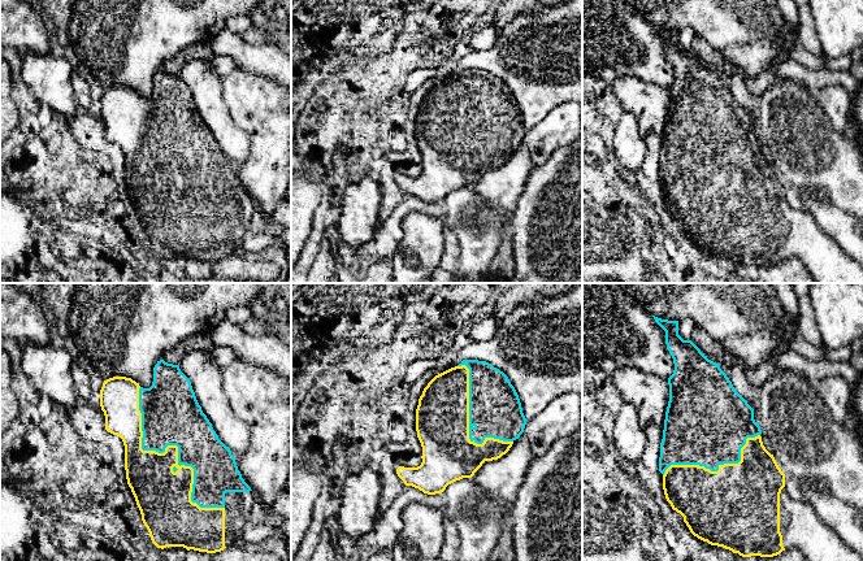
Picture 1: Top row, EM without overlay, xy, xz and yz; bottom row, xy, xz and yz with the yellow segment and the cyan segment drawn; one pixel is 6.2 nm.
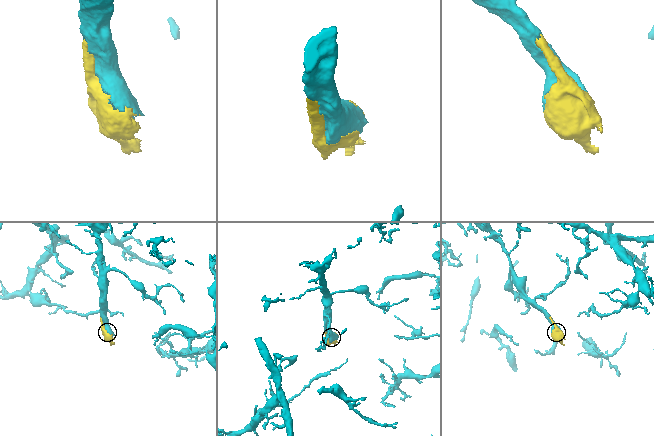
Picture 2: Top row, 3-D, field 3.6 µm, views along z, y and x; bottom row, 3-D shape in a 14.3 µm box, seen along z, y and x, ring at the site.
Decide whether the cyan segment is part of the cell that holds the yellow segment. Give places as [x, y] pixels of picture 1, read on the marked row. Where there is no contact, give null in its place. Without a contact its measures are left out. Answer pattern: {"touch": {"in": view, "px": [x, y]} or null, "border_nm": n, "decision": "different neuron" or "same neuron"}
{"touch": {"in": "xy", "px": [176, 446]}, "border_nm": 900, "decision": "same neuron"}

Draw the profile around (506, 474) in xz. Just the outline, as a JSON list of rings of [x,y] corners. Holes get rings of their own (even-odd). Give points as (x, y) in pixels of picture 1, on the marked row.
[[[521,434],[506,455],[498,460],[485,461],[472,478],[508,513],[532,460],[530,442]]]

